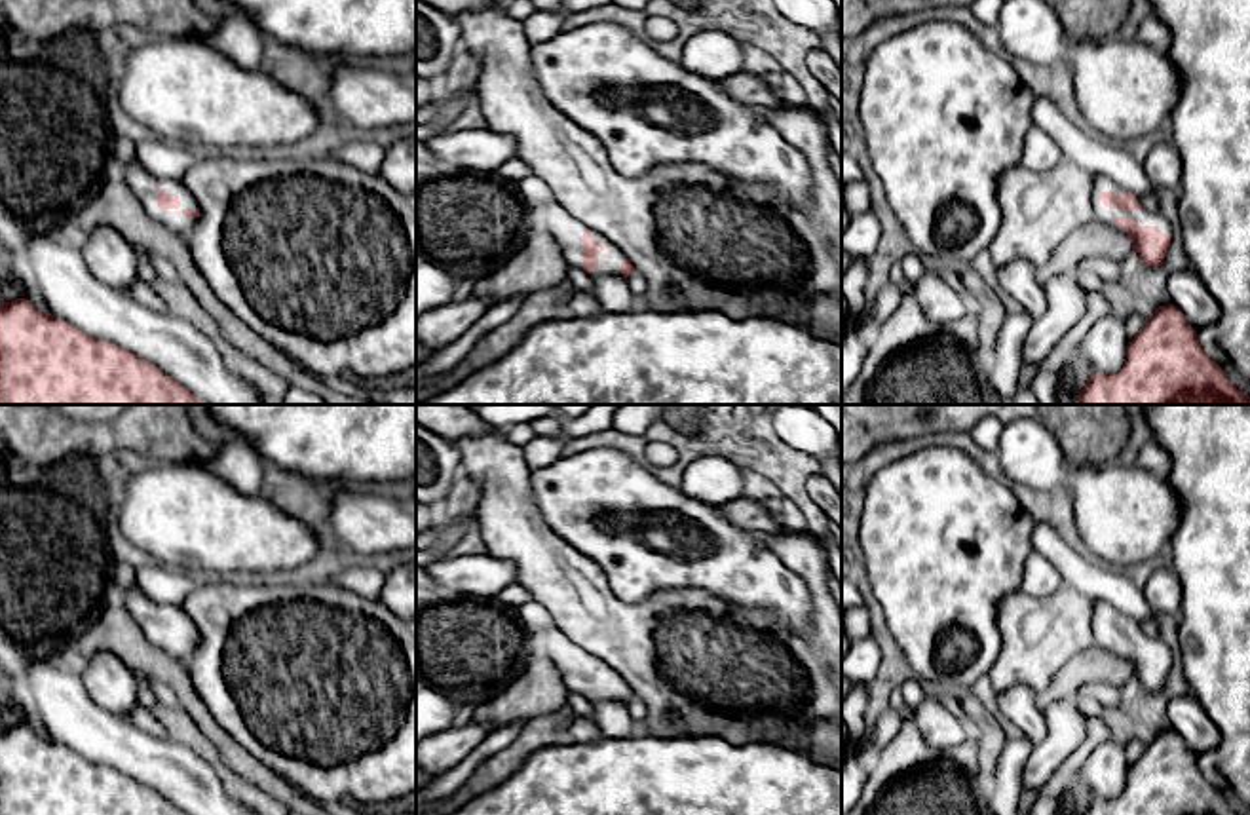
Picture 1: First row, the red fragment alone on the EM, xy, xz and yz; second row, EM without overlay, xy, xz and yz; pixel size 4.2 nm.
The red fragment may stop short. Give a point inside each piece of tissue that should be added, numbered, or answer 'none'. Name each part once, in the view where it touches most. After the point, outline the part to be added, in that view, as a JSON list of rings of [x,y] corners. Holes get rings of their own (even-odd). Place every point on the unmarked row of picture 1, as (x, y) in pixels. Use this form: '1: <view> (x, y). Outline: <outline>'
1: xy (143, 610). Outline: [[[137,585],[131,589],[114,593],[114,597],[125,606],[133,621],[144,633],[144,636],[165,650],[171,657],[180,659],[182,663],[196,652],[196,642],[184,642],[184,635],[196,635],[194,621],[186,616],[180,606],[160,604],[146,597]],[[163,614],[167,619],[177,619],[180,625],[179,635],[160,635],[158,633],[158,616]]]

